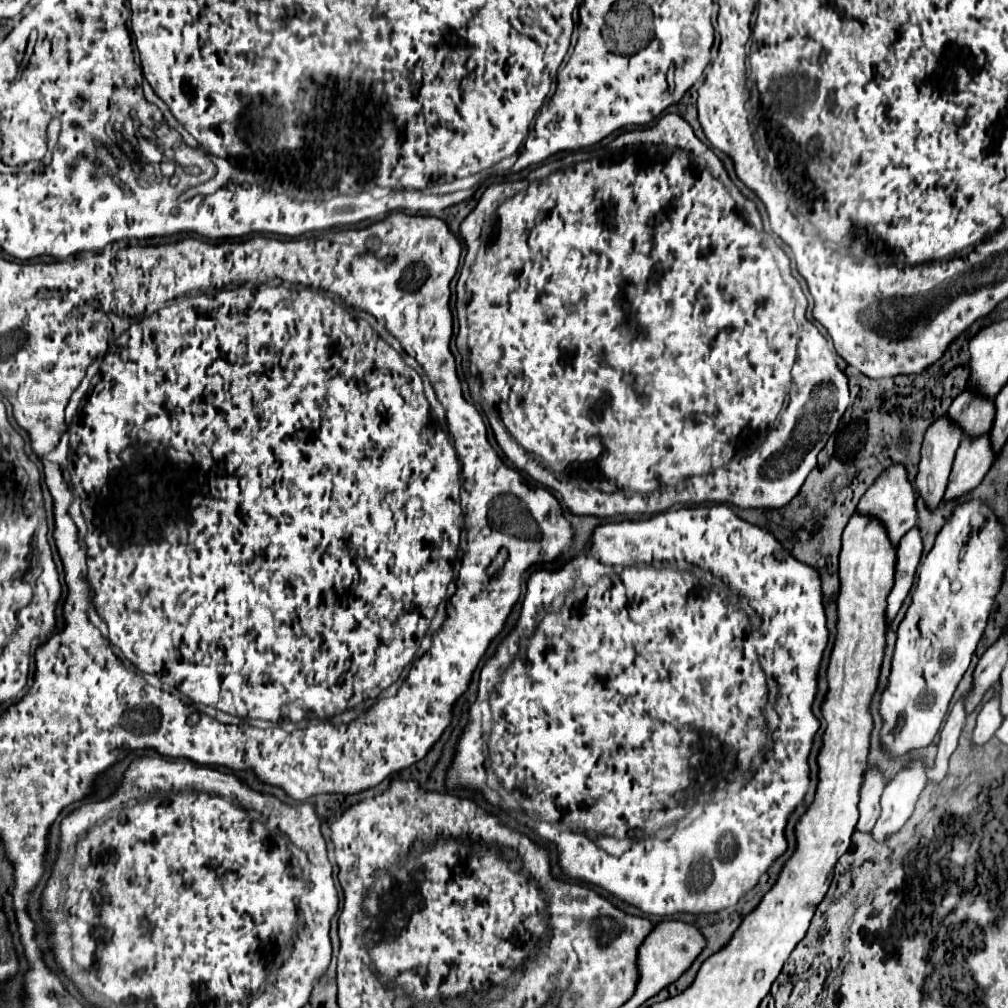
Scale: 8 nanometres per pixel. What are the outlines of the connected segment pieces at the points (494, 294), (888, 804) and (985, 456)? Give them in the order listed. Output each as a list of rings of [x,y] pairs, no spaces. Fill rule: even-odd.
[[[674,113],[662,117],[650,129],[622,133],[604,147],[570,153],[548,166],[546,169],[540,166],[520,181],[505,179],[488,185],[482,201],[478,201],[460,225],[470,251],[456,286],[459,320],[456,345],[463,358],[470,393],[482,403],[504,455],[520,471],[560,493],[562,503],[574,515],[614,517],[660,513],[672,505],[706,501],[732,503],[742,509],[788,505],[816,467],[816,455],[836,431],[850,403],[850,391],[846,375],[836,367],[832,345],[806,321],[806,295],[790,275],[788,255],[764,233],[756,205],[738,187],[732,187],[722,161],[694,135],[688,121]],[[718,235],[728,243],[728,253],[724,261],[714,263],[712,245]]]
[[[922,761],[910,763],[892,783],[886,785],[880,797],[880,817],[872,829],[874,841],[882,843],[902,829],[910,819],[920,791],[926,787],[926,765]]]
[[[988,433],[980,439],[964,439],[956,451],[950,483],[944,493],[944,501],[954,501],[968,495],[980,485],[988,467],[992,465],[992,449],[988,443]]]

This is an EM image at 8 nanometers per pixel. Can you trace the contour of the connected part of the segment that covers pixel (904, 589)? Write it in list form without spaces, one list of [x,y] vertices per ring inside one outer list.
[[[914,527],[912,531],[908,531],[896,551],[896,573],[894,573],[894,587],[888,593],[888,607],[886,607],[886,617],[888,617],[888,625],[894,621],[896,613],[900,611],[906,595],[910,593],[912,581],[914,581],[914,573],[918,567],[922,555],[922,539],[918,533],[918,527]]]

